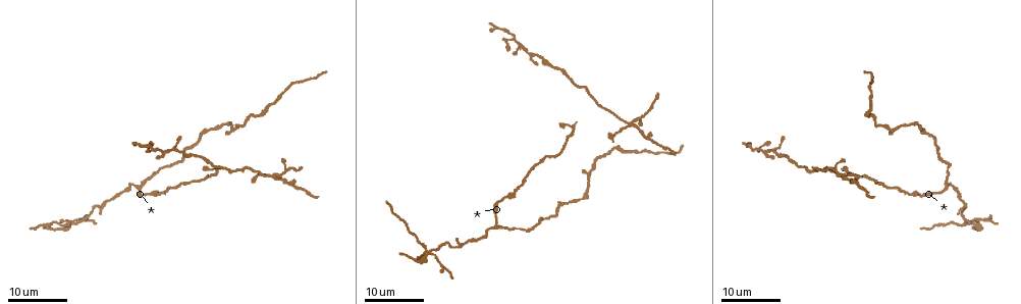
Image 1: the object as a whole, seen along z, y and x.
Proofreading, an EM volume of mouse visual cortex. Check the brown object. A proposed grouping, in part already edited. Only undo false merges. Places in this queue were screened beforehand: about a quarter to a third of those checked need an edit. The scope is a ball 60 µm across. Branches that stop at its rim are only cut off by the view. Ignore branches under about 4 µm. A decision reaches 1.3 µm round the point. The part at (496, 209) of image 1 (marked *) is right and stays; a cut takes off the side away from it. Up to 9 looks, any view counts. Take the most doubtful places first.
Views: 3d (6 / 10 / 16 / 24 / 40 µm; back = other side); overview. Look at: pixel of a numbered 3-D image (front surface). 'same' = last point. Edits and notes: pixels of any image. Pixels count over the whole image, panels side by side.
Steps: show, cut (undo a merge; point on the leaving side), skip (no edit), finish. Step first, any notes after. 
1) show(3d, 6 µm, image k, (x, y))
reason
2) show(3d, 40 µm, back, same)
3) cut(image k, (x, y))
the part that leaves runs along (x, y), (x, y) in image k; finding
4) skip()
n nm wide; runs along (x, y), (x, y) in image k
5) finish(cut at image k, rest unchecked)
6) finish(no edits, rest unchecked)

show(3d, 24 µm, image 1, (844, 176))
four arms meet

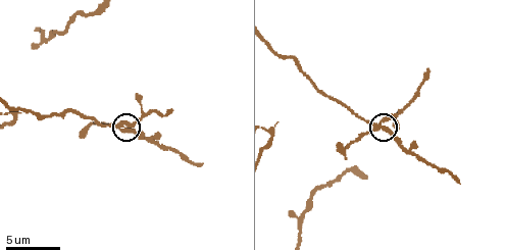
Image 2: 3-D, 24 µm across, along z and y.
show(3d, 6 µm, image 2, (121, 124))

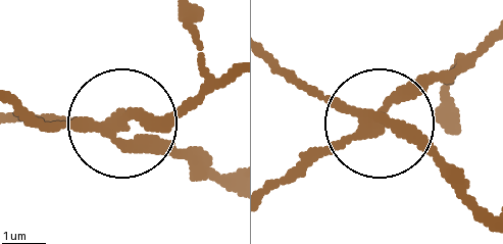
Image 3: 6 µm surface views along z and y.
cut(image 3, (315, 153))
4 arms; the part that leaves runs along (371, 124), (488, 35) in image 3; two neurons meet here

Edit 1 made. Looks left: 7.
show(3d, 24 µm, image 1, (97, 207))
thin arm on a thick one

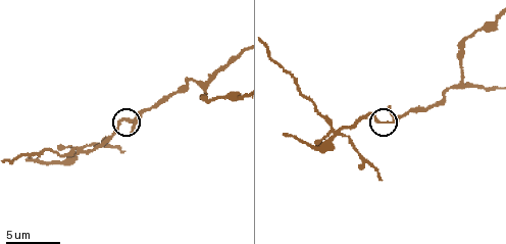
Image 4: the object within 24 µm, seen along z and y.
show(3d, 10 µm, image 4, (128, 121))

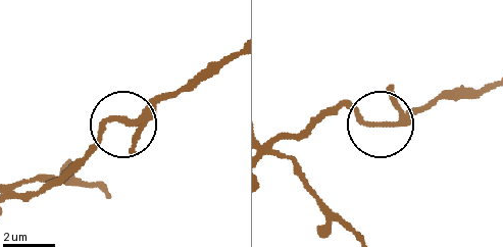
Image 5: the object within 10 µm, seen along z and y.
show(3d, 6 µm, image 5, (126, 121))

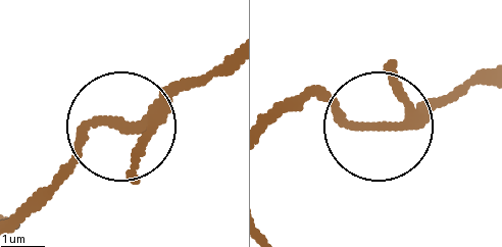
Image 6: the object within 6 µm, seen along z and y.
skip()
190 nm wide; runs along (486, 73), (387, 129), (354, 126), (303, 96) in image 6; continuous, no second neuron

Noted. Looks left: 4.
show(3d, 6 µm, image 4, (463, 85))
branch point

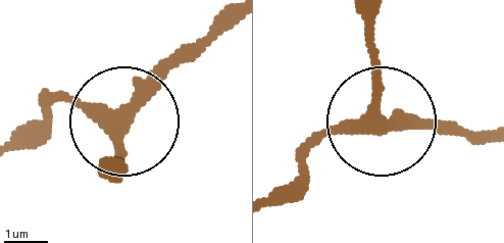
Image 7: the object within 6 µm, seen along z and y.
skip()
runs along (375, 9), (375, 108), (332, 130), (299, 171) in image 7; one neuron here

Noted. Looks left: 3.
show(3d, 24 µm, image 1, (196, 154))
calibre changes

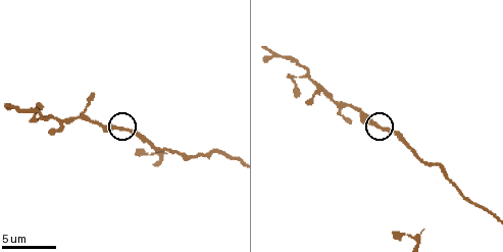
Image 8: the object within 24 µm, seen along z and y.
show(3d, 10 µm, image 8, (120, 128))

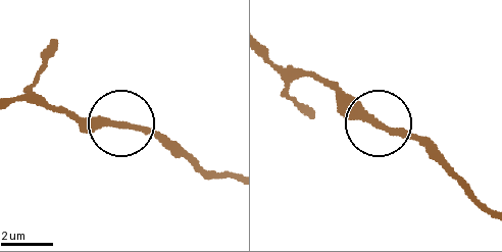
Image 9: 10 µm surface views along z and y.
skip()
230 nm wide; continuous, no second neuron

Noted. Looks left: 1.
finish(cut at image 3, rest unchecked)

